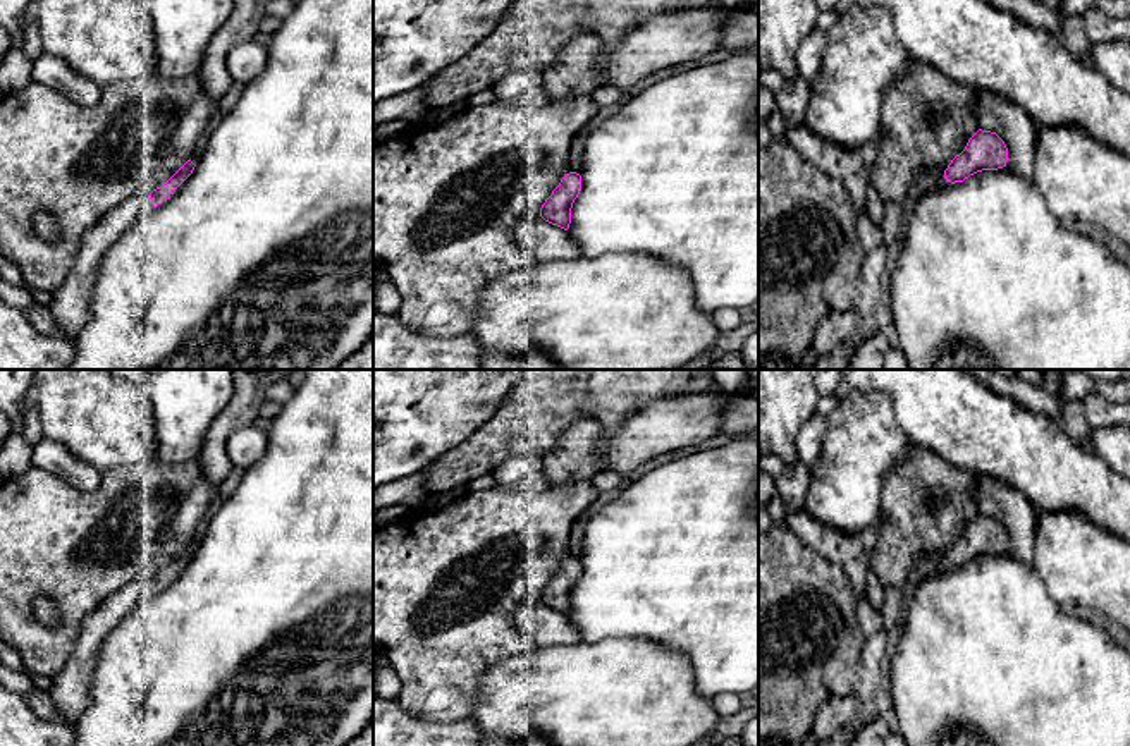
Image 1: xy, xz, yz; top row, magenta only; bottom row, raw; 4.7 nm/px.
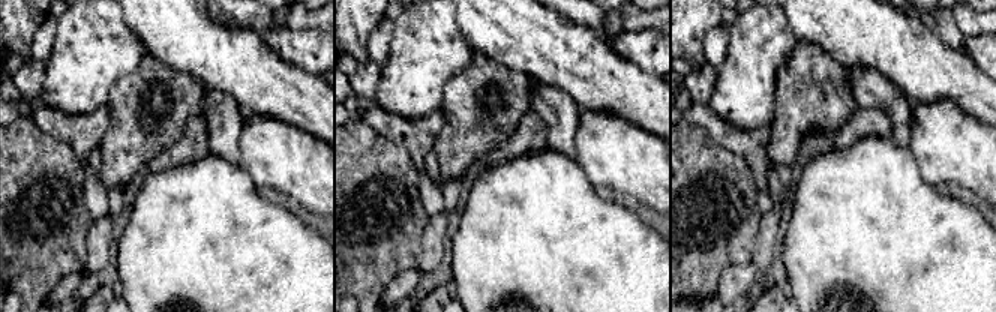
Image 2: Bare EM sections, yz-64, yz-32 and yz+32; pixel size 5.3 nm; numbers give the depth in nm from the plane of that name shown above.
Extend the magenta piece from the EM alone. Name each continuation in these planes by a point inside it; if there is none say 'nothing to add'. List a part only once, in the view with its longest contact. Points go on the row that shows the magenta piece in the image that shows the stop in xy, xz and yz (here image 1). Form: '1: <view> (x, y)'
1: xy (71, 303)

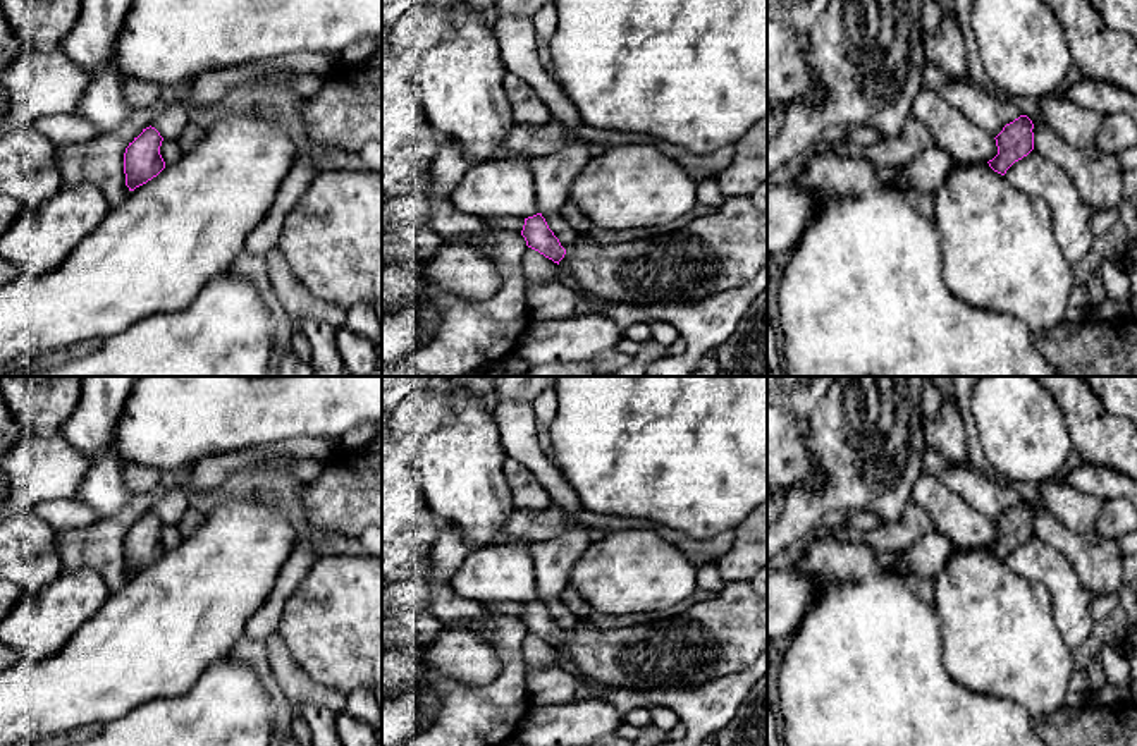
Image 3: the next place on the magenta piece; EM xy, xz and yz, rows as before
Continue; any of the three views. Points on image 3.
1: xz (723, 251)

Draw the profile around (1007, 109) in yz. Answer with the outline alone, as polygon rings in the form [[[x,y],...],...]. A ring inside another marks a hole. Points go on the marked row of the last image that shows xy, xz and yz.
[[[1005,98],[998,101],[998,115],[1005,124],[1013,122],[1022,115],[1020,108],[1017,107],[1015,100]]]

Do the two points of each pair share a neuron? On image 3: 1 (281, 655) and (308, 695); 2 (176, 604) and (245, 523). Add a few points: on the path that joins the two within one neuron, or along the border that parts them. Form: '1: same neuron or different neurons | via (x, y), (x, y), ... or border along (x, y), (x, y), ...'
1: same neuron | via (282, 666), (298, 684)
2: same neuron | via (196, 583), (236, 544)

